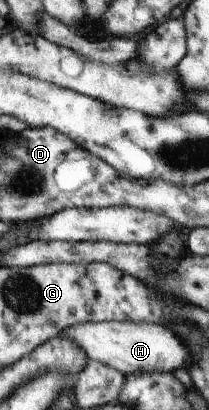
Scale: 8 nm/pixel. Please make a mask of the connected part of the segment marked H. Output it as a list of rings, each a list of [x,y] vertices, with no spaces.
[[[103,321],[100,323],[79,323],[63,329],[59,334],[75,341],[86,354],[87,359],[102,362],[124,375],[129,373],[172,373],[189,364],[189,352],[181,340],[165,326],[147,322]]]

